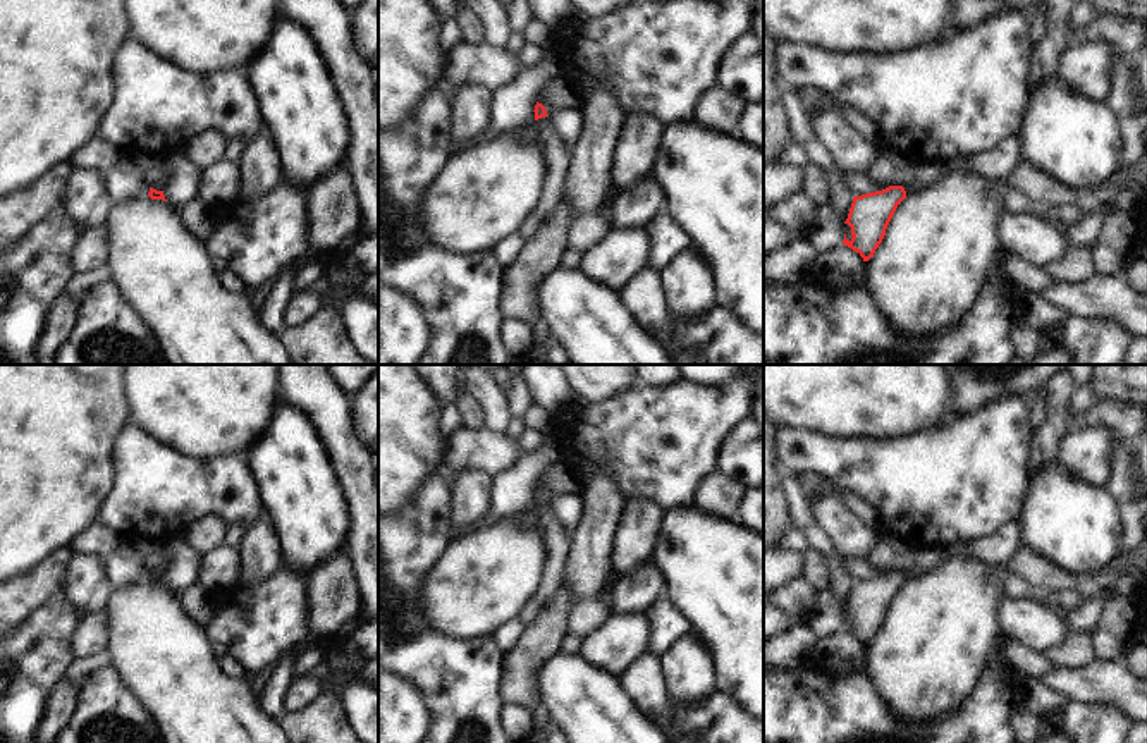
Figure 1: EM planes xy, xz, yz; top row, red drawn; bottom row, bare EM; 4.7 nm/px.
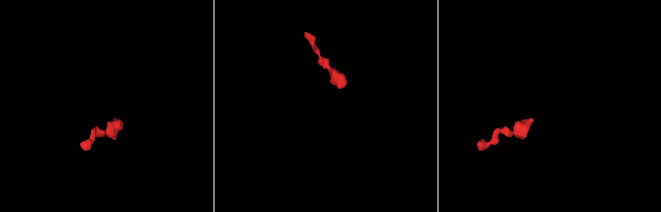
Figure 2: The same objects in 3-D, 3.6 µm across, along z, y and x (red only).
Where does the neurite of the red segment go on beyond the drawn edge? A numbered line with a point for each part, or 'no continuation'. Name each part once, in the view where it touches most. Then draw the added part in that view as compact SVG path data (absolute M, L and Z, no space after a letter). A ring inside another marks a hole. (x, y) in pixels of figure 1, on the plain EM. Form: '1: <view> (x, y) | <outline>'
1: xz (556, 544) | M549 502L535 506L538 518L540 538L545 550L545 564L542 568L542 581L535 597L521 609L518 616L521 624L528 628L538 612L552 600L555 590L564 581L564 566L569 554L569 538L554 516Z

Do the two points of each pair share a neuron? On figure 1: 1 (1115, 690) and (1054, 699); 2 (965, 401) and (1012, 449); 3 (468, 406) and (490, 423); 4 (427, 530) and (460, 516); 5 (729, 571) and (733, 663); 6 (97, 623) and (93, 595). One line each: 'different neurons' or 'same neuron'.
1: different neurons
2: different neurons
3: different neurons
4: different neurons
5: same neuron
6: different neurons

